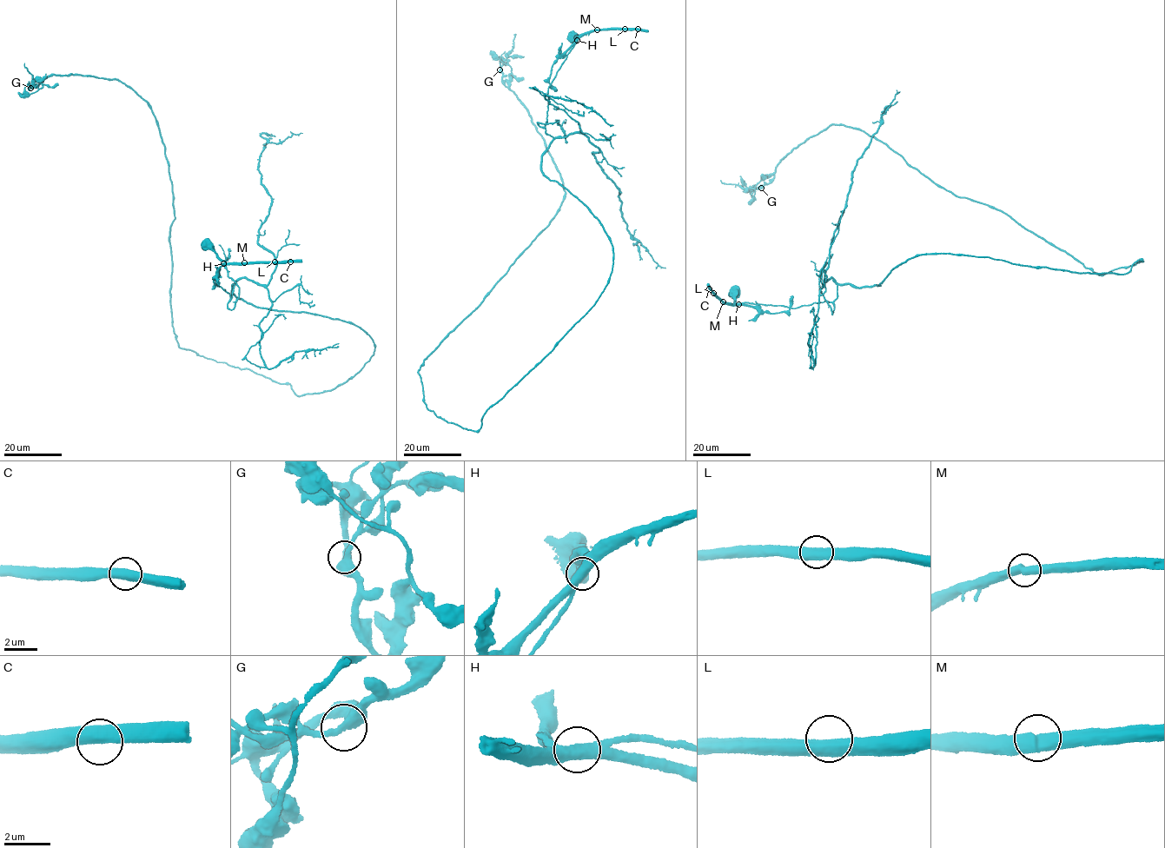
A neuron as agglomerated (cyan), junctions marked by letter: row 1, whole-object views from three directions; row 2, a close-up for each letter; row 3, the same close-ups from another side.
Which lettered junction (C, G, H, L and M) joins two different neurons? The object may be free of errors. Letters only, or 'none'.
H

